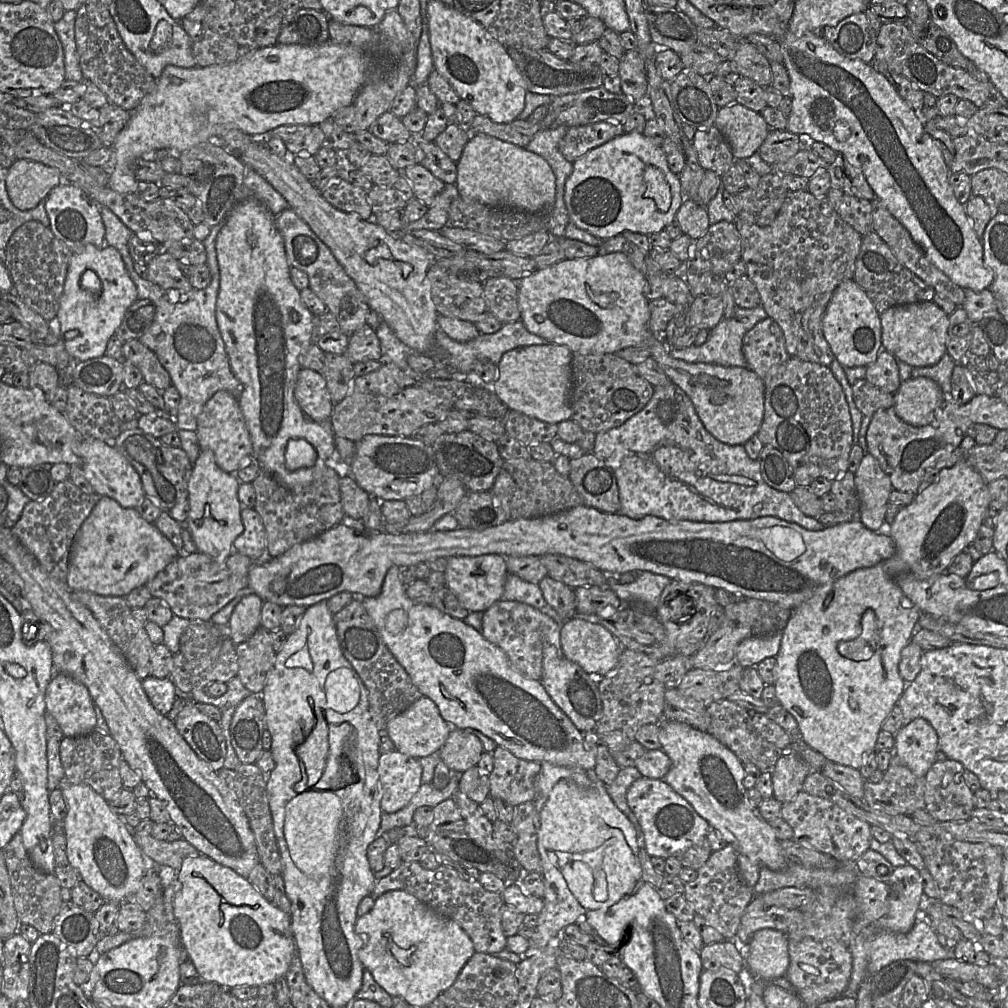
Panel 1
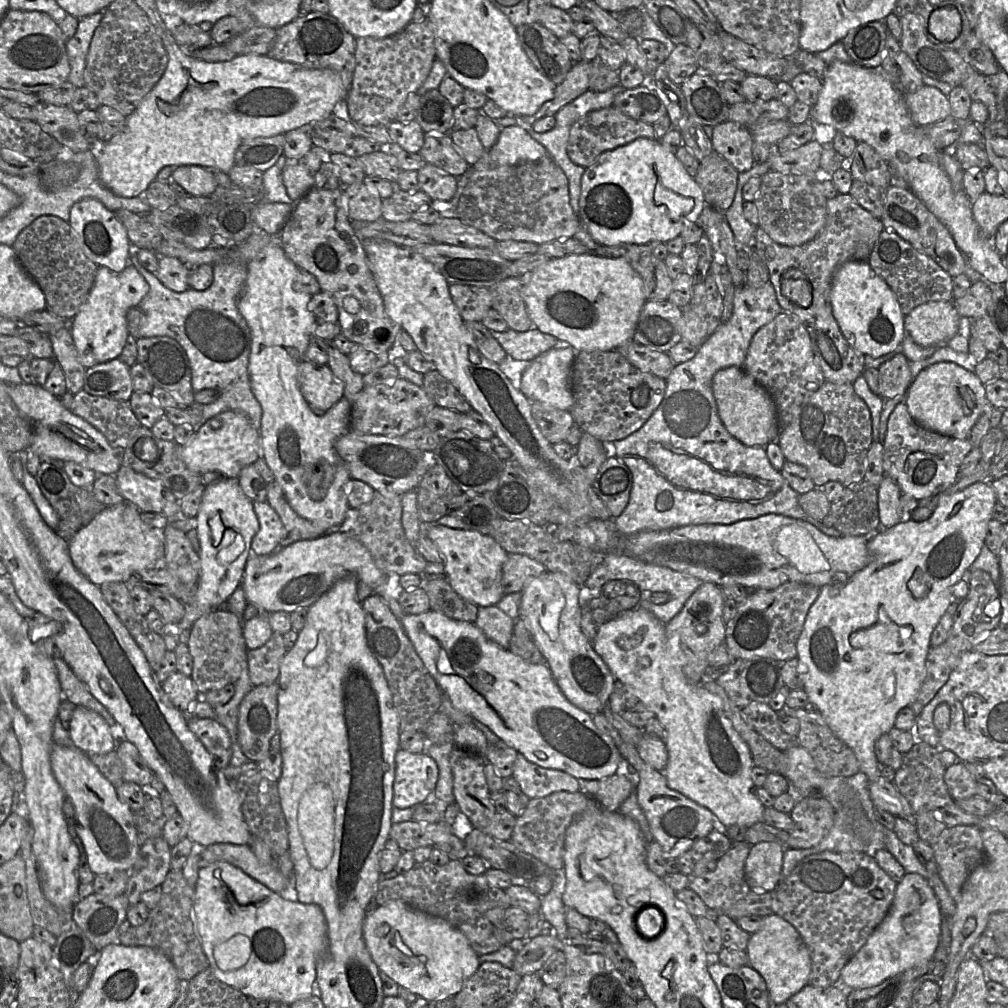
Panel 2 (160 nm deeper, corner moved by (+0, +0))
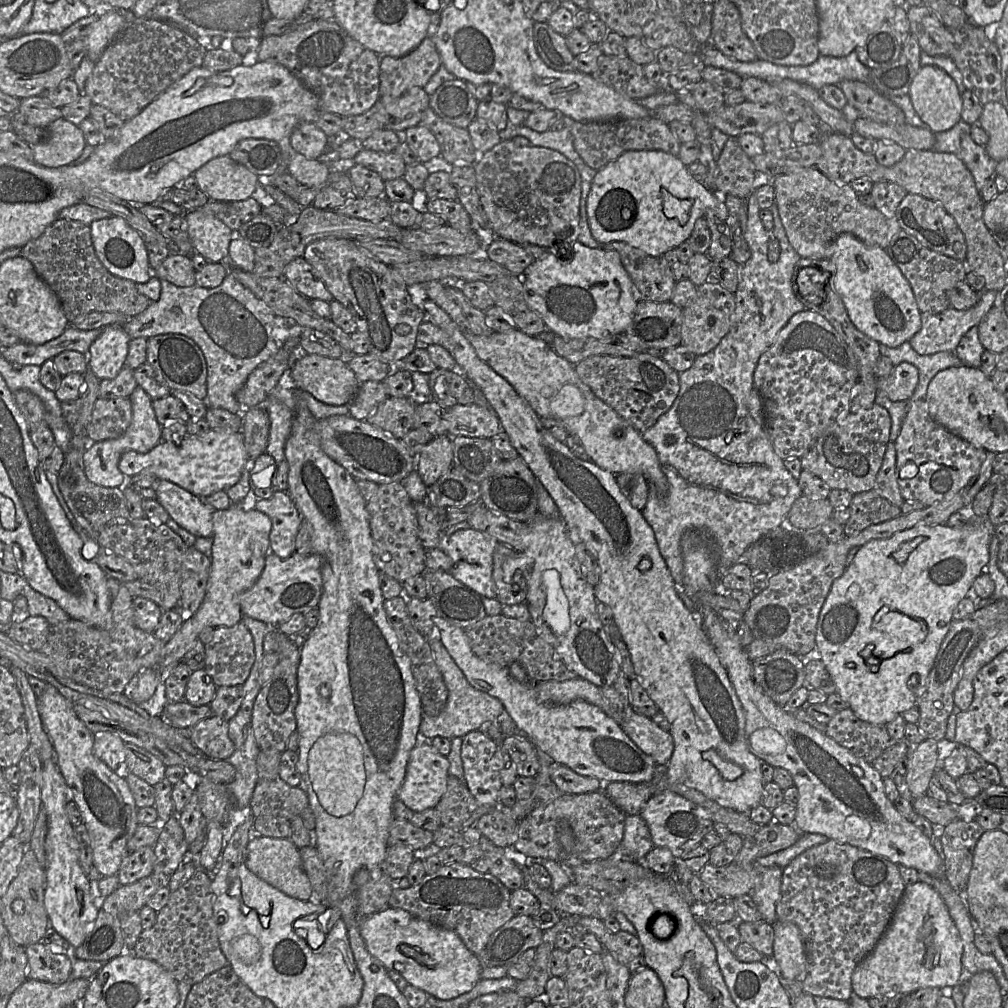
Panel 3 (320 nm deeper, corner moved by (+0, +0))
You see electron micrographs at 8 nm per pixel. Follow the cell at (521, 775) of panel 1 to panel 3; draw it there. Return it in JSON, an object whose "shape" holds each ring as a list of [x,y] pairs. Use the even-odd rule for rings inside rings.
{"shape":[[[553,762],[549,775],[555,785],[565,794],[582,794],[599,791],[603,782],[595,777],[583,776],[569,767]]]}

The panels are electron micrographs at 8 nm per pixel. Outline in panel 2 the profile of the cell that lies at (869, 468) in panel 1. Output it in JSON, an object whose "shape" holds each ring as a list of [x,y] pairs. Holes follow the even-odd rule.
{"shape":[[[885,475],[877,487],[877,491],[879,529],[888,529],[900,522],[904,518],[904,515],[907,515],[903,513],[900,505],[902,492],[895,481],[888,475]]]}

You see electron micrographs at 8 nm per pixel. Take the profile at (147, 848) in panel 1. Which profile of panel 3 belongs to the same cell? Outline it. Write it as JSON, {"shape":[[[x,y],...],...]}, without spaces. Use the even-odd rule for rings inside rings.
{"shape":[[[253,838],[247,845],[246,865],[256,876],[289,897],[307,901],[312,896],[313,889],[302,866],[300,849],[288,838]]]}

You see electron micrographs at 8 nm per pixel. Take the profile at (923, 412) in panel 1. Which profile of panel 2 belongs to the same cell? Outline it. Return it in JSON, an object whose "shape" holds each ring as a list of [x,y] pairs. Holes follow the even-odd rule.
{"shape":[[[939,362],[922,370],[912,380],[905,403],[919,425],[950,437],[969,439],[973,426],[989,402],[985,384],[974,372],[952,362]]]}

